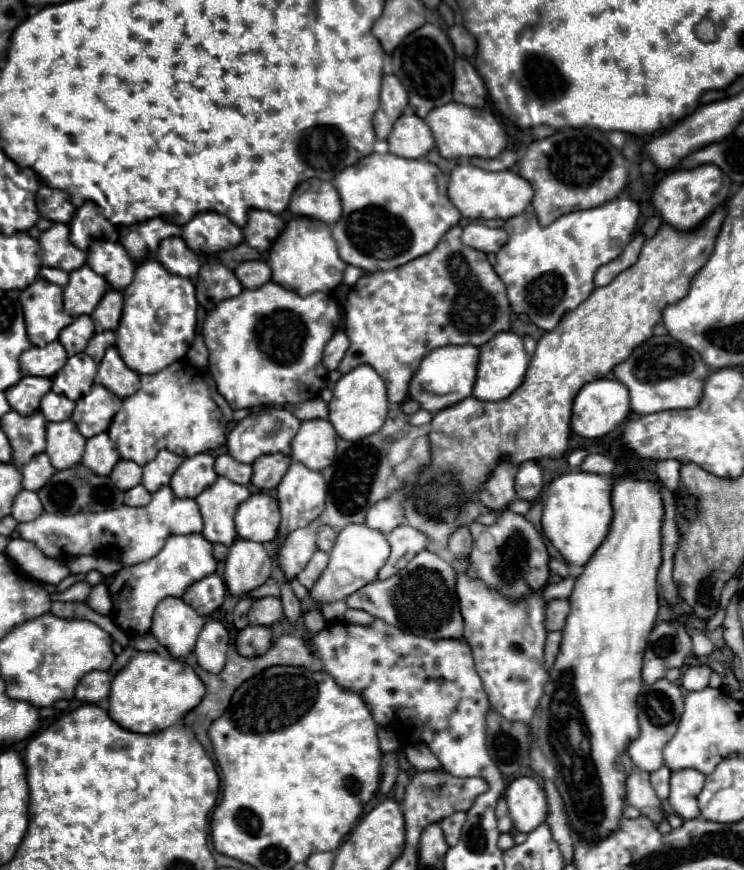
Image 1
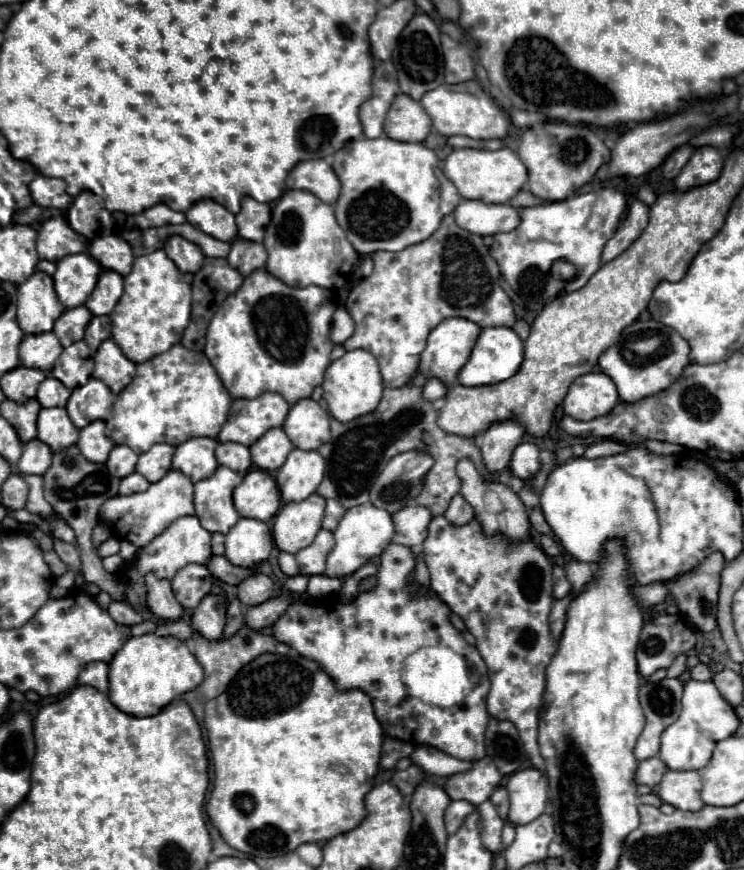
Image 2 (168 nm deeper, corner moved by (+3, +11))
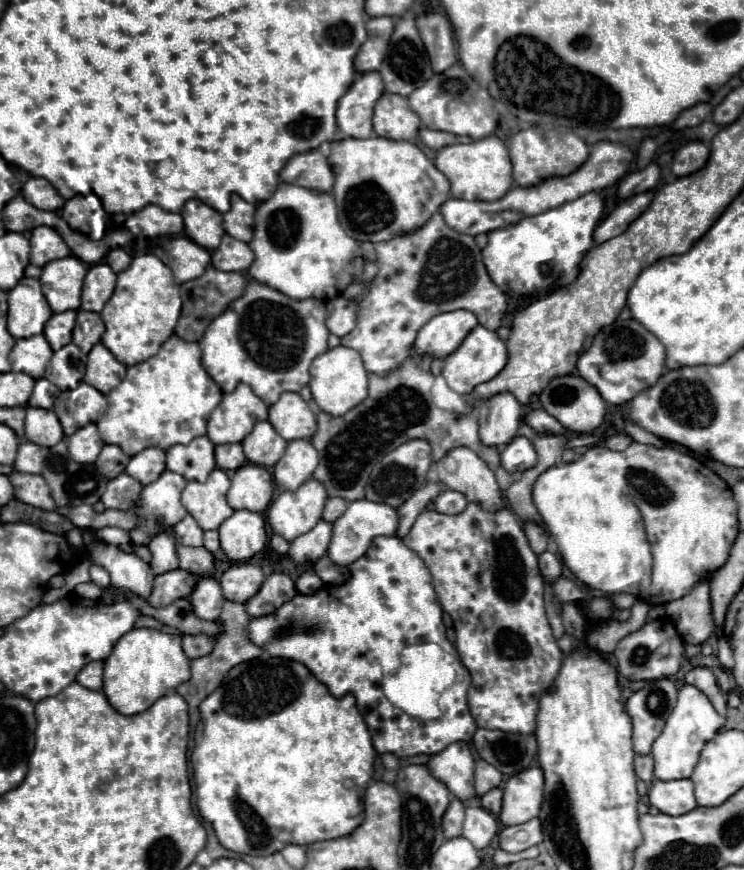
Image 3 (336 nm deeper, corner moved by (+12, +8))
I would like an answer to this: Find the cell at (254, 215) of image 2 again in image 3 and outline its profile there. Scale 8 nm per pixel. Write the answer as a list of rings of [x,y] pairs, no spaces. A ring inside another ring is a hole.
[[[232,194],[230,198],[230,212],[224,214],[224,230],[232,238],[238,238],[242,242],[250,242],[254,232],[254,214],[256,206],[242,200],[238,194]]]

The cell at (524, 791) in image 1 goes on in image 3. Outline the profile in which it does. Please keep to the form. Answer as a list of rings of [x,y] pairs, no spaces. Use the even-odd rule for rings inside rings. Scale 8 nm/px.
[[[538,766],[526,768],[504,784],[504,800],[500,820],[504,826],[524,824],[538,816],[542,804],[544,774]]]

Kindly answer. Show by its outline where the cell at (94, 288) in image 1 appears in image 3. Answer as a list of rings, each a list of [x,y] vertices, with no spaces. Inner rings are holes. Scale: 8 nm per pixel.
[[[66,256],[48,262],[42,268],[42,276],[40,276],[42,292],[54,312],[80,308],[80,292],[86,270],[88,266],[76,256]]]

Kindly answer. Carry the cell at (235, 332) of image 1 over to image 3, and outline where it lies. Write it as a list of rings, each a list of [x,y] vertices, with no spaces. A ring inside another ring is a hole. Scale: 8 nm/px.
[[[248,280],[244,294],[242,294],[240,298],[236,298],[220,316],[216,316],[216,318],[210,322],[210,326],[206,328],[202,340],[198,342],[198,344],[200,344],[200,350],[202,350],[202,366],[206,366],[206,372],[214,378],[214,382],[220,386],[222,392],[230,394],[230,390],[236,390],[236,386],[238,386],[240,382],[246,382],[268,406],[272,406],[274,402],[278,402],[278,398],[280,398],[282,392],[300,392],[300,390],[310,382],[310,372],[308,372],[310,362],[312,362],[318,354],[324,354],[324,352],[328,350],[328,334],[330,334],[330,332],[328,332],[324,320],[326,320],[326,306],[324,306],[322,300],[316,300],[316,298],[292,300],[290,296],[286,296],[286,294],[282,294],[282,292],[278,292],[278,290],[270,290],[270,286],[262,286],[260,282]]]

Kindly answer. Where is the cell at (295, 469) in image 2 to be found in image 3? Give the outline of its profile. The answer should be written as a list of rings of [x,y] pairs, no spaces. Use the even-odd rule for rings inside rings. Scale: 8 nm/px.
[[[292,440],[274,466],[274,480],[282,490],[298,490],[318,466],[318,452],[308,440]]]

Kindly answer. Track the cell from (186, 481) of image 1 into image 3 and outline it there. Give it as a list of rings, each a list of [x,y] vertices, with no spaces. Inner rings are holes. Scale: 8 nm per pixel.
[[[206,436],[194,438],[194,442],[186,446],[176,444],[166,450],[166,468],[182,474],[186,480],[204,482],[216,468],[214,444]]]

